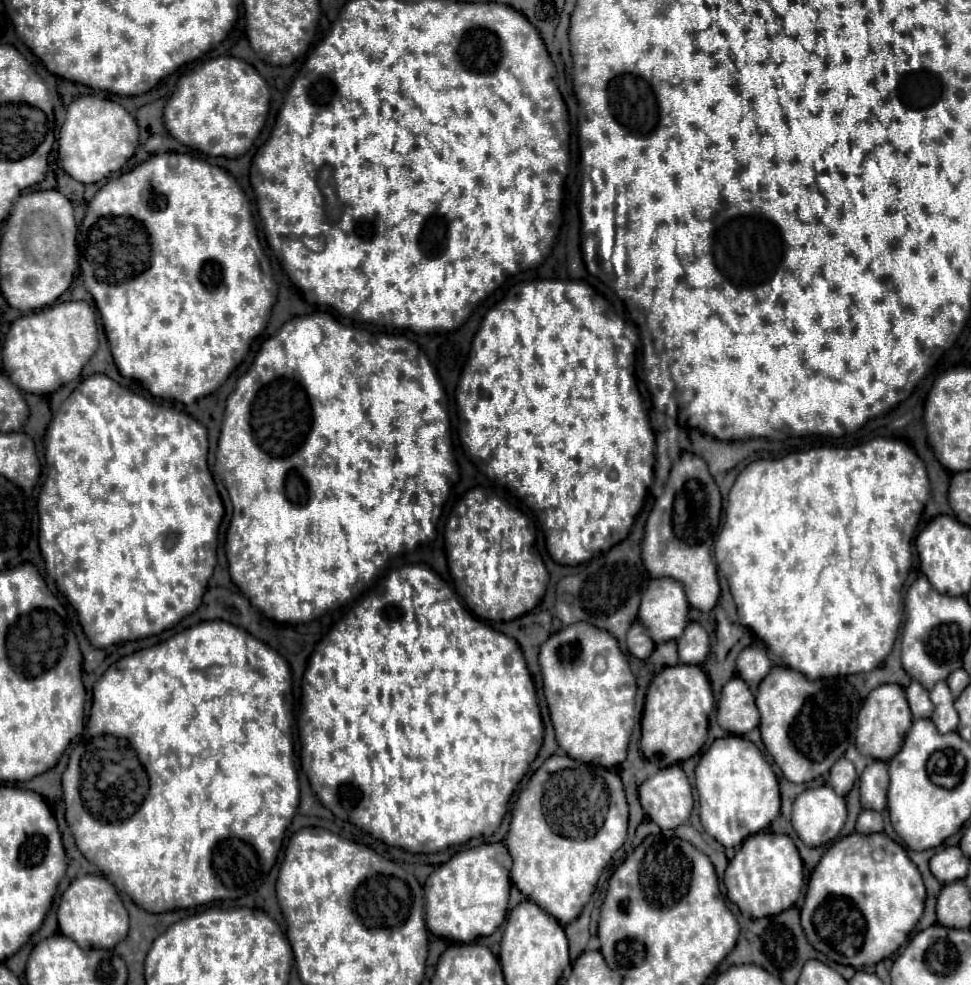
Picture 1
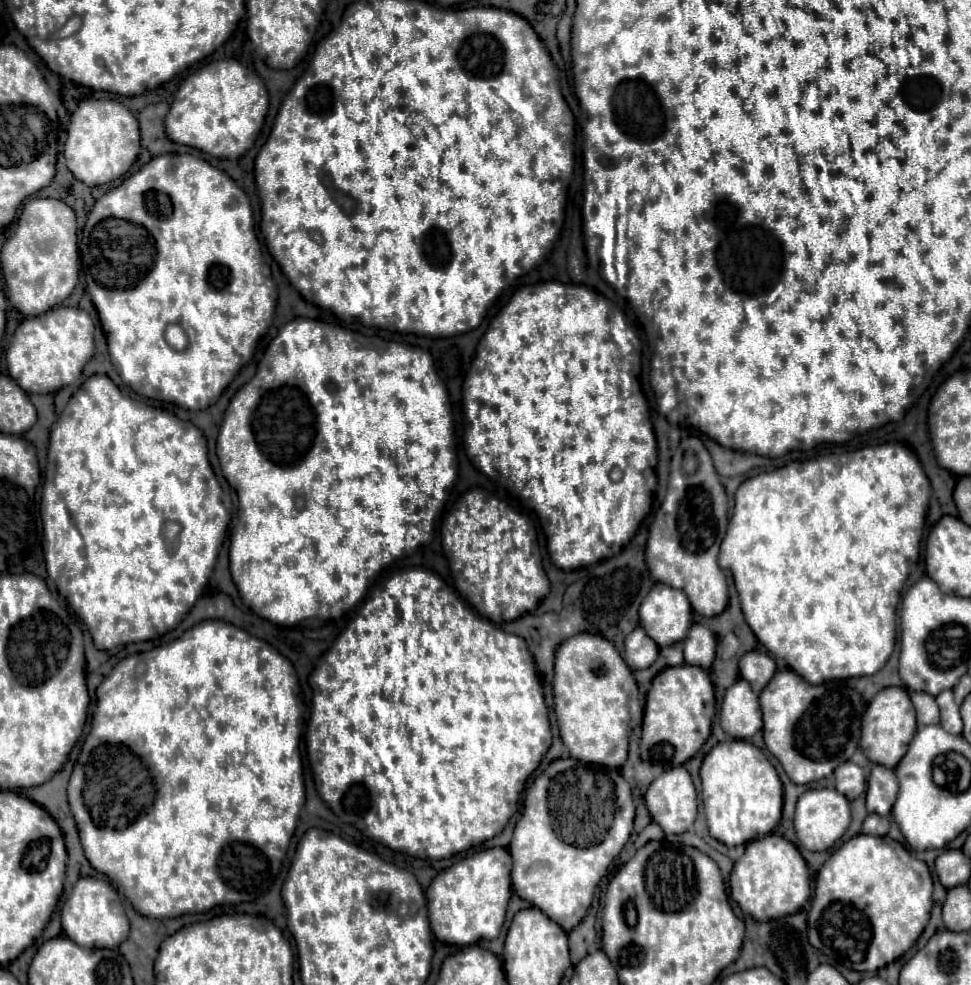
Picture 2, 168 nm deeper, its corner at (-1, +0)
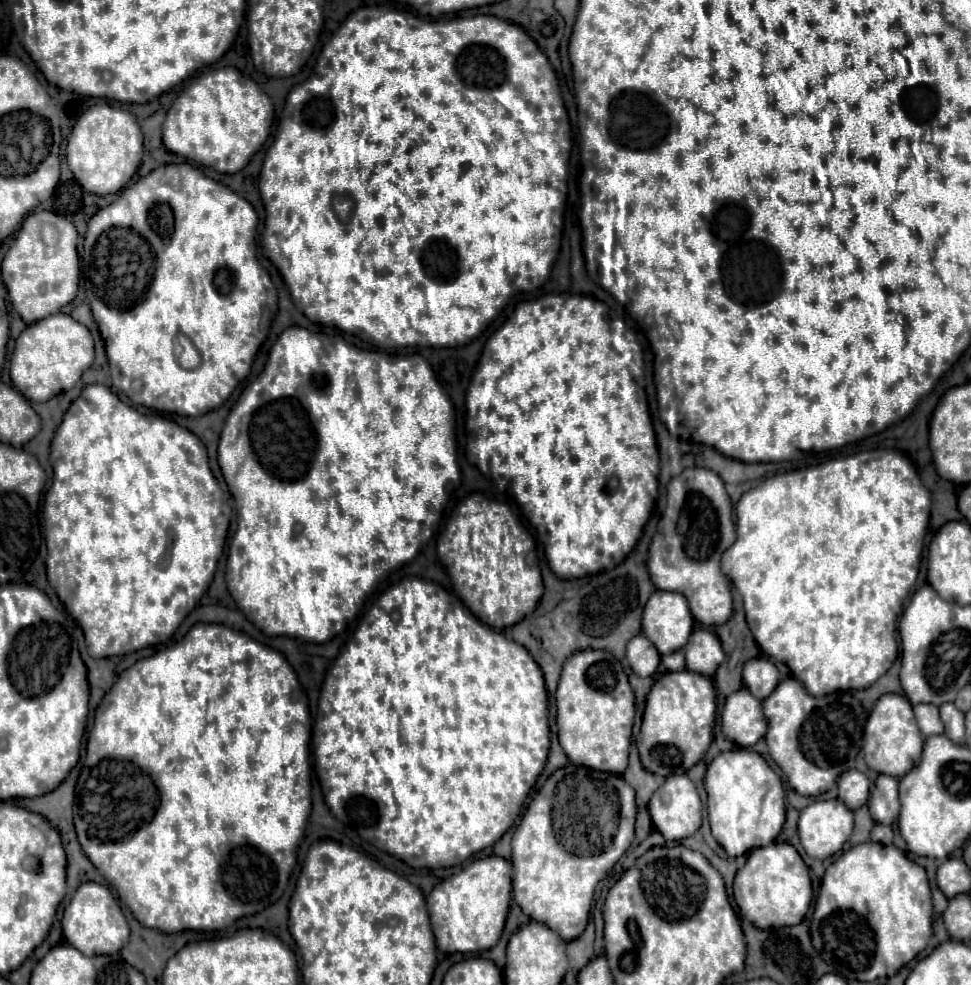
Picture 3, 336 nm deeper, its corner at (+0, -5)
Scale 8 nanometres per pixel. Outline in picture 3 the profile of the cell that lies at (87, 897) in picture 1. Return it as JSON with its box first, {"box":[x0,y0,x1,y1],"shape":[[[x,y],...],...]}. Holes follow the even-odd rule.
{"box":[62,883,130,957],"shape":[[[82,883],[76,889],[70,905],[64,909],[62,933],[72,947],[82,951],[86,957],[94,957],[94,955],[116,955],[128,941],[130,929],[120,911],[120,905],[114,901],[114,897],[106,887],[98,883]]]}

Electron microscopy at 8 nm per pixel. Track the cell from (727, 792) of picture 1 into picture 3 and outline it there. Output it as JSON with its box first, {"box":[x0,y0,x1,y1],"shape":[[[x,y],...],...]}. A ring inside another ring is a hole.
{"box":[704,749,784,857],"shape":[[[748,749],[724,751],[706,769],[704,787],[708,793],[708,821],[714,839],[732,857],[744,855],[754,847],[770,845],[784,825],[784,787],[772,767]]]}

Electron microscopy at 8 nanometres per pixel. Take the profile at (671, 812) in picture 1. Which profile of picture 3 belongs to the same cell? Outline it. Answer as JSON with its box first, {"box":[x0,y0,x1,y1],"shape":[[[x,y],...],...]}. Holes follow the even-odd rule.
{"box":[648,775,702,841],"shape":[[[670,775],[666,781],[654,791],[648,811],[652,817],[654,827],[664,835],[666,841],[682,841],[698,831],[702,825],[702,803],[694,783],[686,775]]]}

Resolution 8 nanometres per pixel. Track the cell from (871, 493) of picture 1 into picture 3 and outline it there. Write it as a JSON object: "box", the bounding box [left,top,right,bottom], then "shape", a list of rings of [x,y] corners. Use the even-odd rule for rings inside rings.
{"box":[722,449,930,695],"shape":[[[878,449],[832,459],[806,469],[774,475],[740,497],[736,505],[736,517],[738,517],[736,519],[738,537],[722,555],[722,573],[734,583],[734,587],[742,595],[746,621],[760,649],[768,657],[786,663],[794,673],[794,677],[804,683],[810,695],[828,695],[830,691],[864,689],[872,685],[878,677],[882,677],[898,655],[896,637],[892,635],[896,635],[896,621],[902,611],[902,603],[908,597],[918,577],[924,549],[924,535],[930,517],[930,491],[922,485],[912,461],[897,450]]]}

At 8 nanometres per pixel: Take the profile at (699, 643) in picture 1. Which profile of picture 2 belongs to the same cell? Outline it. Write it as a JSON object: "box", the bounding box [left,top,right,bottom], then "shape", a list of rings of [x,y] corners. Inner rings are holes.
{"box":[683,624,717,670],"shape":[[[693,624],[691,630],[687,632],[687,638],[683,640],[685,664],[709,670],[715,658],[715,644],[717,644],[715,634],[707,626]]]}

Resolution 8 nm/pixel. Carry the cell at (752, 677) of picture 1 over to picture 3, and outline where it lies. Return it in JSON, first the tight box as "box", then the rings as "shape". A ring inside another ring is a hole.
{"box":[742,657,780,701],"shape":[[[754,657],[754,659],[750,659],[750,661],[744,663],[742,679],[744,679],[746,689],[756,699],[762,701],[778,685],[780,673],[778,673],[776,665],[770,659],[766,659],[766,657]]]}

